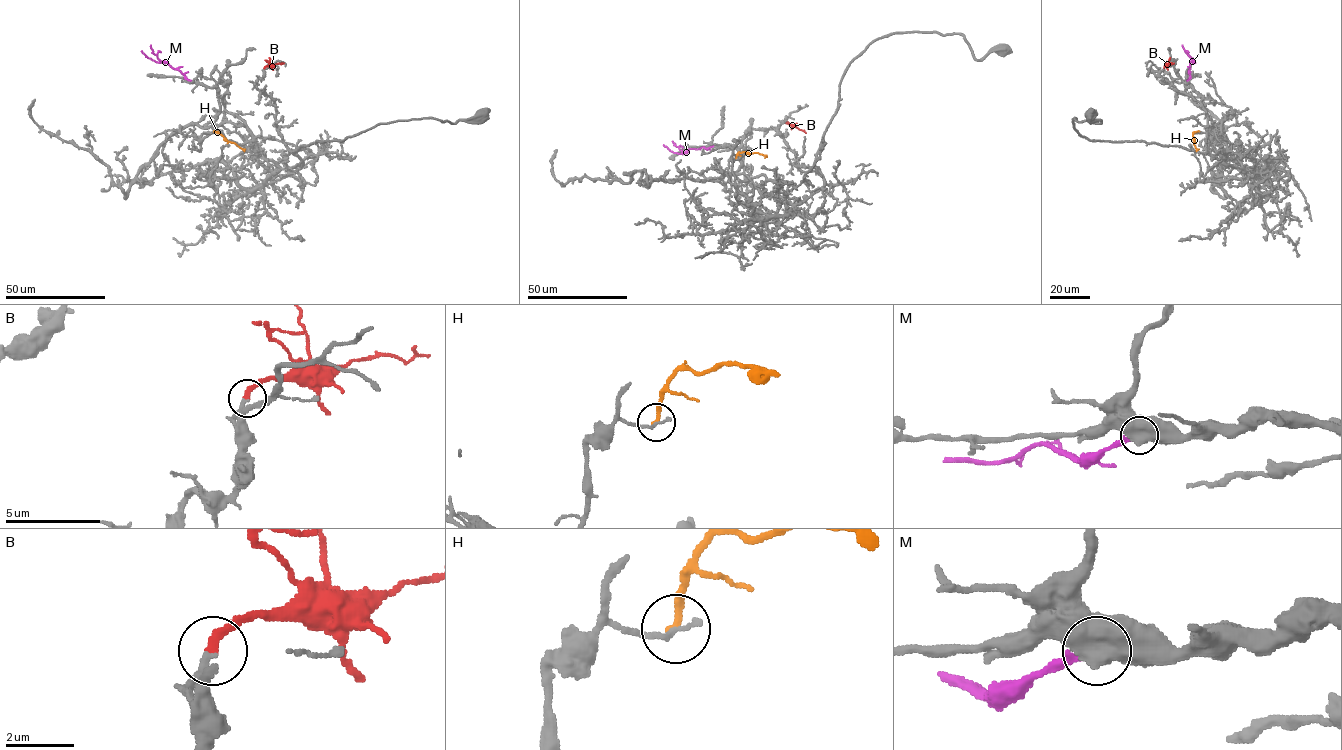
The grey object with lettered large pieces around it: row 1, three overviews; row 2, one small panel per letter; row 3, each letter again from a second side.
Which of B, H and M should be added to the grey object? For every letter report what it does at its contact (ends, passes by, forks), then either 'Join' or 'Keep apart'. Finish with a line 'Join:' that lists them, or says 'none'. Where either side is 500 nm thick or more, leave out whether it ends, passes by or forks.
B: It ends there. Join
H: It ends there. Keep apart
M: Keep apart
Join: B

